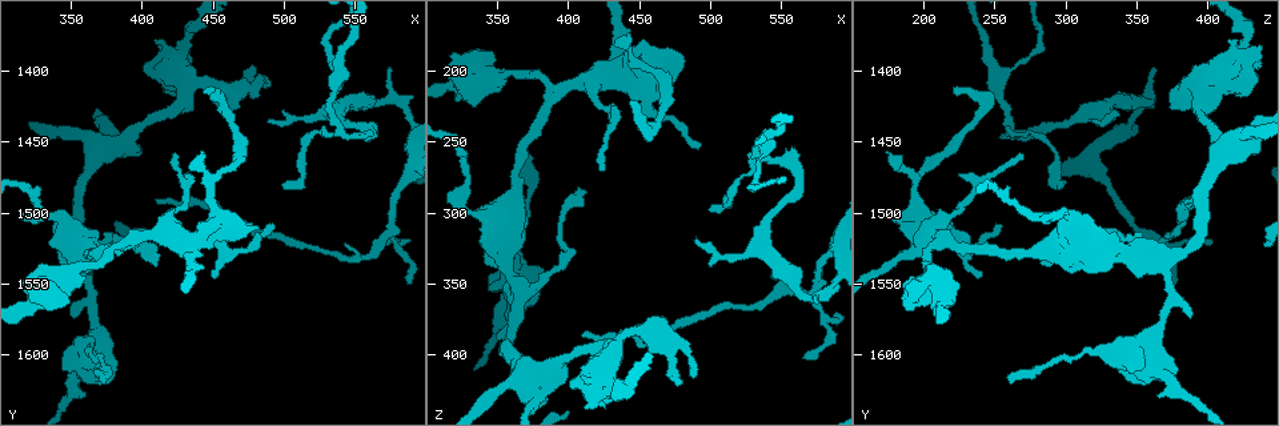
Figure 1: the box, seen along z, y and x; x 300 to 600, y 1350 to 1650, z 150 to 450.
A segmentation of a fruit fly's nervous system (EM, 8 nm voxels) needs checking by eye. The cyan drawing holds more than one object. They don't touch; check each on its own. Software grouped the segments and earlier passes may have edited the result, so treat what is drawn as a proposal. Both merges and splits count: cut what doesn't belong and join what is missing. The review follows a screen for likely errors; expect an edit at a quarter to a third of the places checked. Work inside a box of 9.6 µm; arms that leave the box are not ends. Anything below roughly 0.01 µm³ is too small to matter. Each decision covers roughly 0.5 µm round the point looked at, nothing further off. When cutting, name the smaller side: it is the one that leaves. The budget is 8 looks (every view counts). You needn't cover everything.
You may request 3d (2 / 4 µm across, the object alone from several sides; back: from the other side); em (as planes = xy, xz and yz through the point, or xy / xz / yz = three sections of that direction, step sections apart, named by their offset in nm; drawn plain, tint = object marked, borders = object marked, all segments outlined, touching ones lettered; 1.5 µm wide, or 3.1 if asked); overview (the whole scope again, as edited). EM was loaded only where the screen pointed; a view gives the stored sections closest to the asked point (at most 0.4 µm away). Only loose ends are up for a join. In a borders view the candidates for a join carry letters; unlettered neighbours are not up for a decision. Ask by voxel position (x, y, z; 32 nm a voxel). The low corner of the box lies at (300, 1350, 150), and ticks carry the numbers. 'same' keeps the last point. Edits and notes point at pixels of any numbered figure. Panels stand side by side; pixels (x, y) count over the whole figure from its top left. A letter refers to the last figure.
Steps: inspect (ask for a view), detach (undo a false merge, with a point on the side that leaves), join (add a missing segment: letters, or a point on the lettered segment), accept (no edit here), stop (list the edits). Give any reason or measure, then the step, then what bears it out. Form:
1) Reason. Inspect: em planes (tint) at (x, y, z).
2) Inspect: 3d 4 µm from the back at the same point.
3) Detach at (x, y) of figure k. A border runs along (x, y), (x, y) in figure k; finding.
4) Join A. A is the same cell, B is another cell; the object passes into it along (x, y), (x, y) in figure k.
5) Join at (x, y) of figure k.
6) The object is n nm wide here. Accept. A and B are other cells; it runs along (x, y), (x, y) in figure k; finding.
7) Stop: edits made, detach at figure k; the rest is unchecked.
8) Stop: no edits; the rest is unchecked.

Abrupt turn. Inspect: 3d 4 µm at (530, 1380, 282).

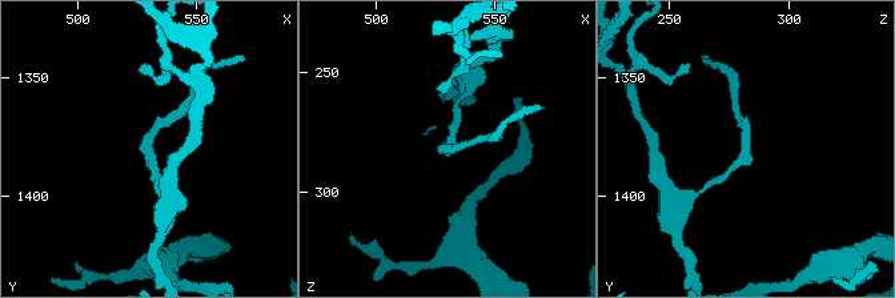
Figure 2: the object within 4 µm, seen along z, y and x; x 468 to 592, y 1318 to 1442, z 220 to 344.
Inspect: em planes (borders) at (530, 1380, 281).

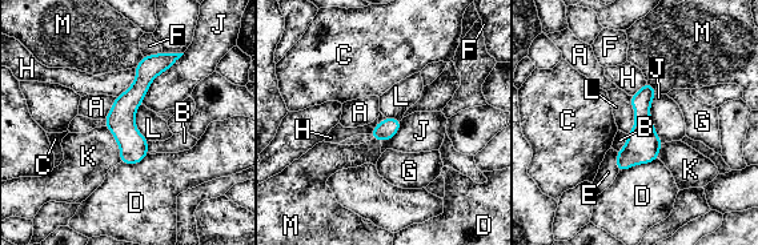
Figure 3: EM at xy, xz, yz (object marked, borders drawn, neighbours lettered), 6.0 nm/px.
The object is 180 nm wide here. Accept. A, B, C, D, E, F, G, H, J, K, L and M are other cells; it runs along (169, 57), (125, 105), (124, 160) in figure 3; continuous, no second neuron.

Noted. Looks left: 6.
Thick turns thin. Inspect: 3d 2 µm at (362, 1536, 202).

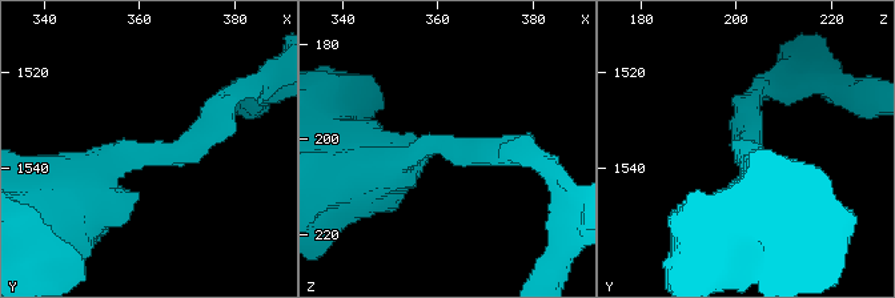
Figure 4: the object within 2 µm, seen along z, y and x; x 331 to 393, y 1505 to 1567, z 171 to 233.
Inspect: em yz step 4 (tint) at (363, 1537, 202).

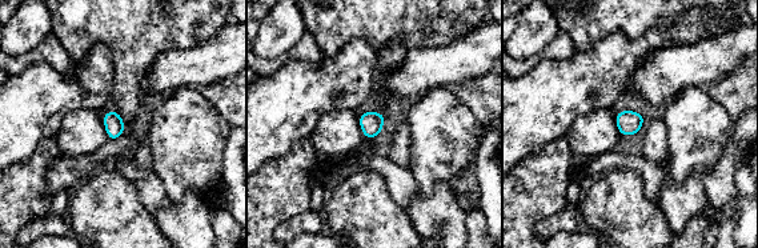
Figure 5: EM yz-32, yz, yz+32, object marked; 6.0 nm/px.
Inspect: em planes (borders) at the same point.

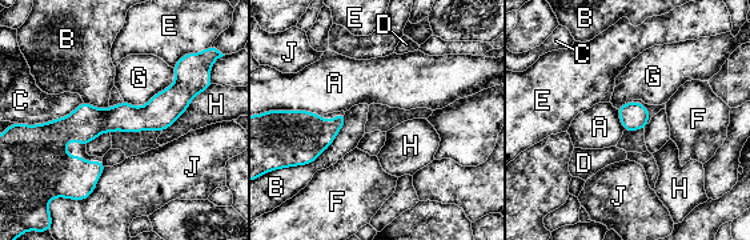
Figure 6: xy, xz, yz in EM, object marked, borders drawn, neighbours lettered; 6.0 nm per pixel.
The object is 160 nm wide here. Accept. A, B, C, D, E, F, G, H and J are other cells; it runs along (195, 88), (145, 119), (43, 134) in figure 6; one neuron here.

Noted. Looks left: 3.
An open end. Inspect: 3d 4 µm at (476, 1398, 416).

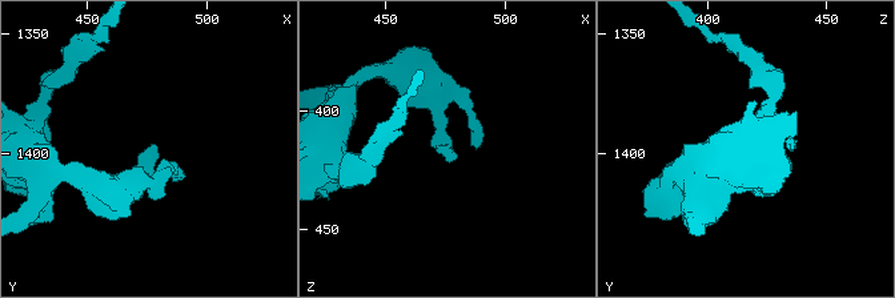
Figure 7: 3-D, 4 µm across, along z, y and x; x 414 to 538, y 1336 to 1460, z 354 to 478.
Inspect: em xy step 4 (tint) at (478, 1396, 419).

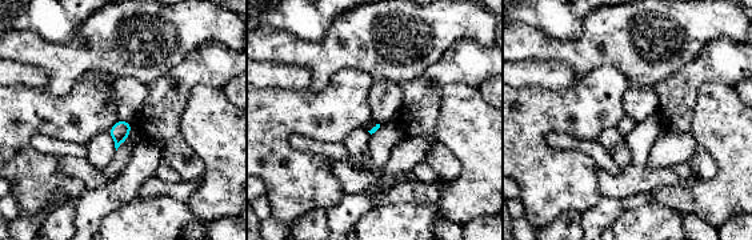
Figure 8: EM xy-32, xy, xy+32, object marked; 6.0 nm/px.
Another direction. Inspect: em planes (borders) at the same point.

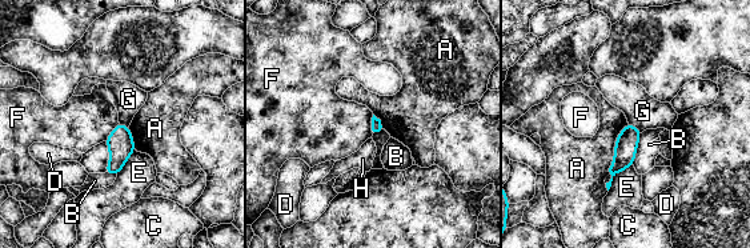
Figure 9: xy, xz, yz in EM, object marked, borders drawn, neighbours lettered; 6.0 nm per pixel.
Accept. A, B, C, D, E, F, G and H are other cells; a border runs along (628, 122), (641, 132) in figure 9; none of them fits.

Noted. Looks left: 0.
Stop: no edits; the rest is unchecked.

